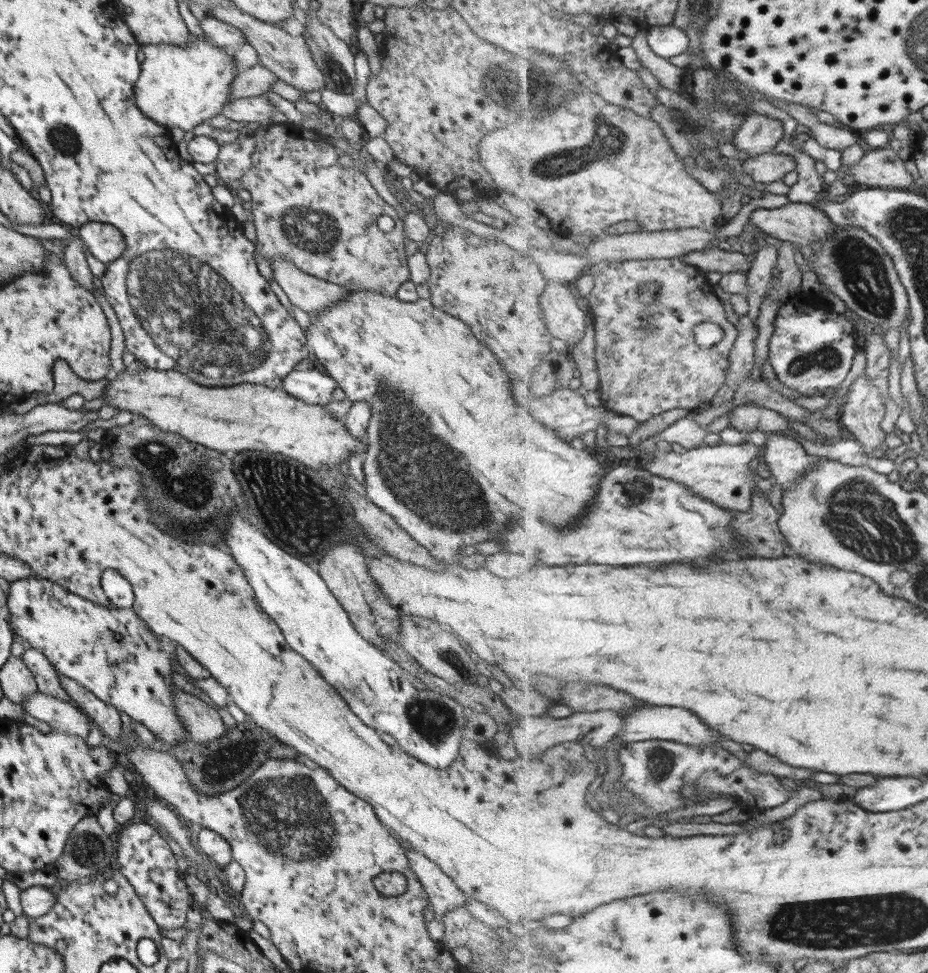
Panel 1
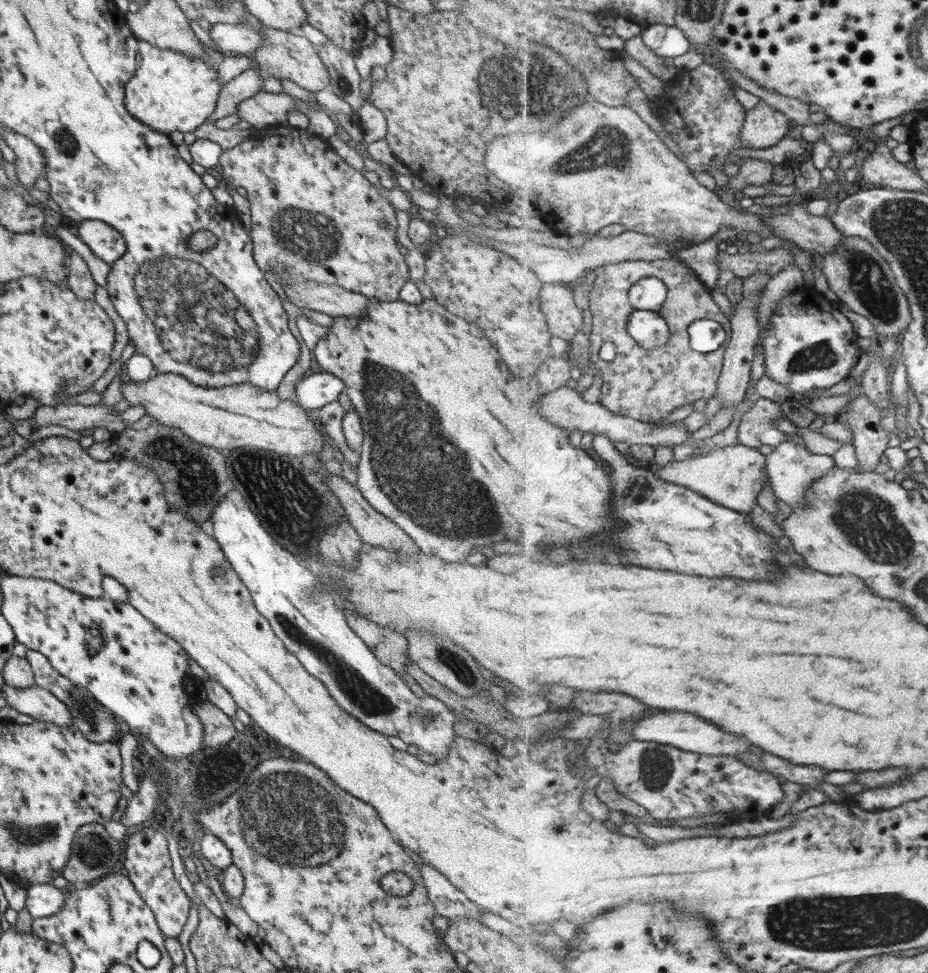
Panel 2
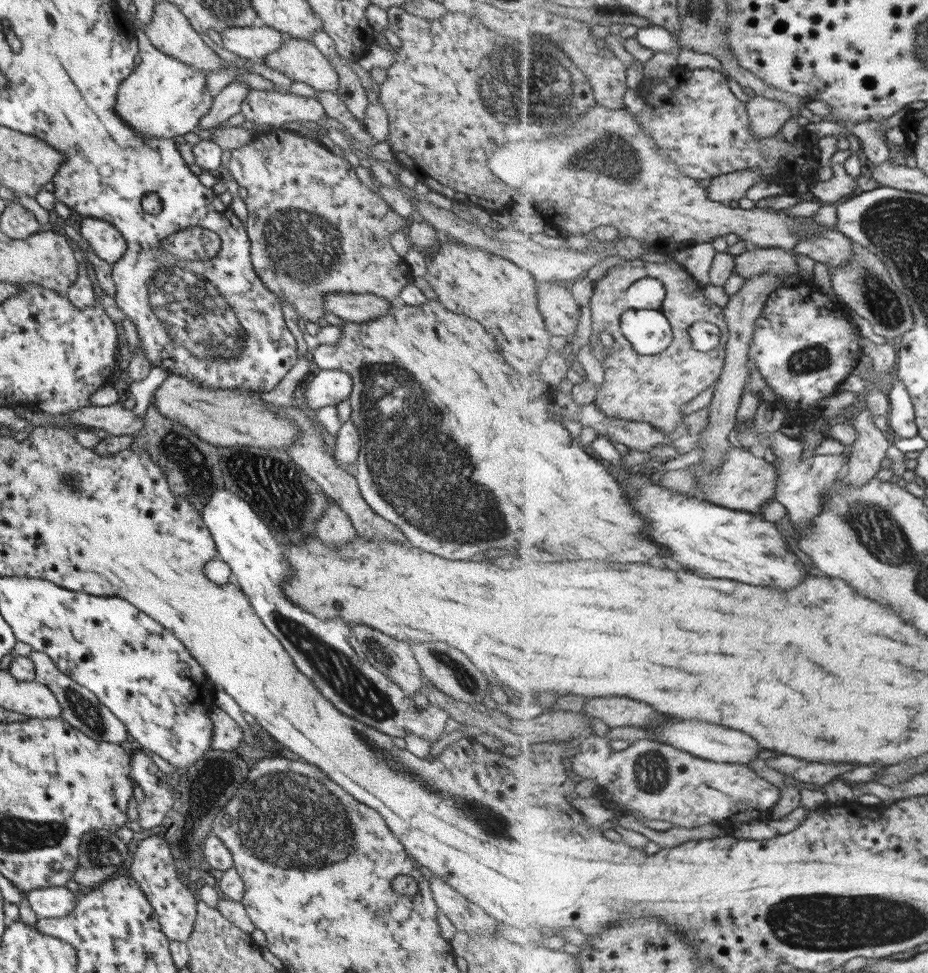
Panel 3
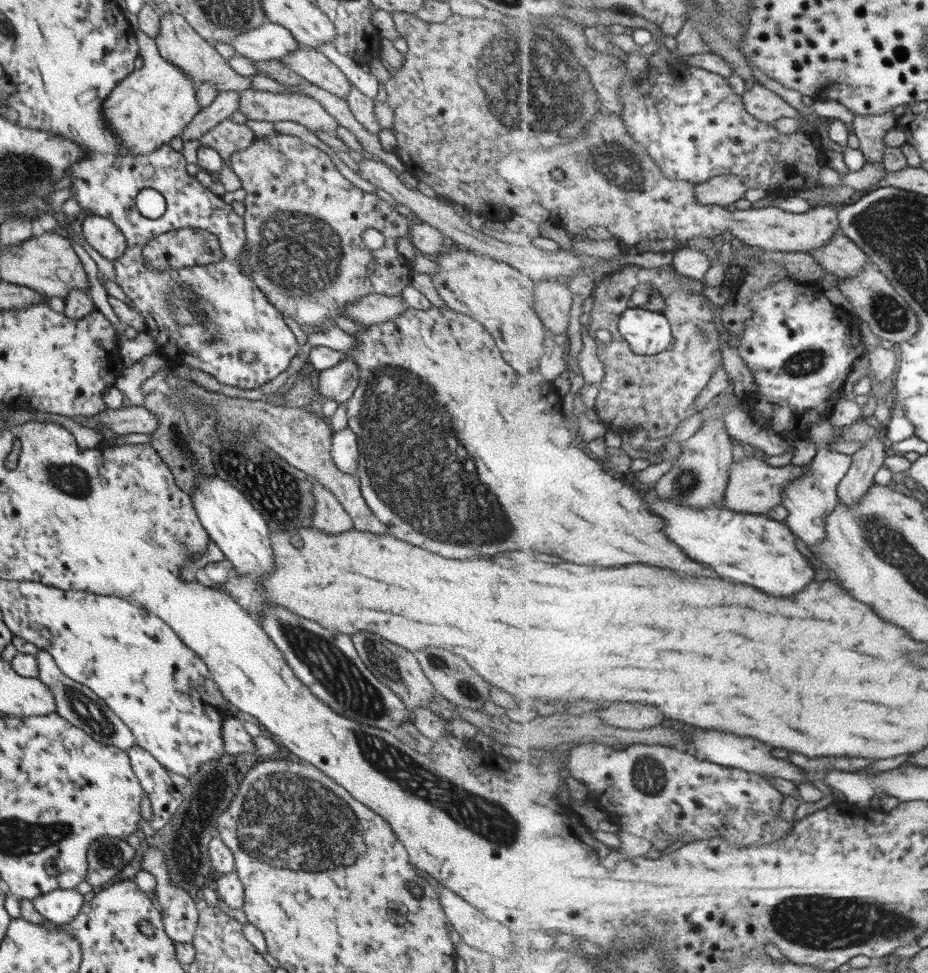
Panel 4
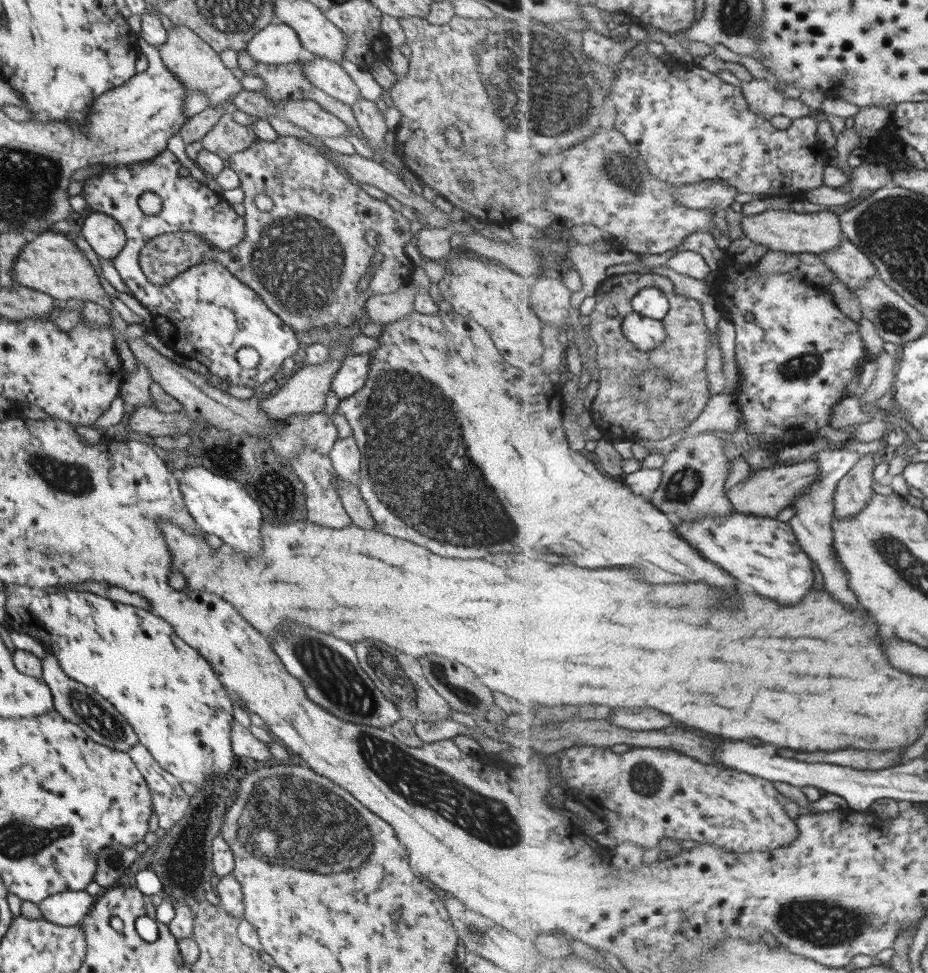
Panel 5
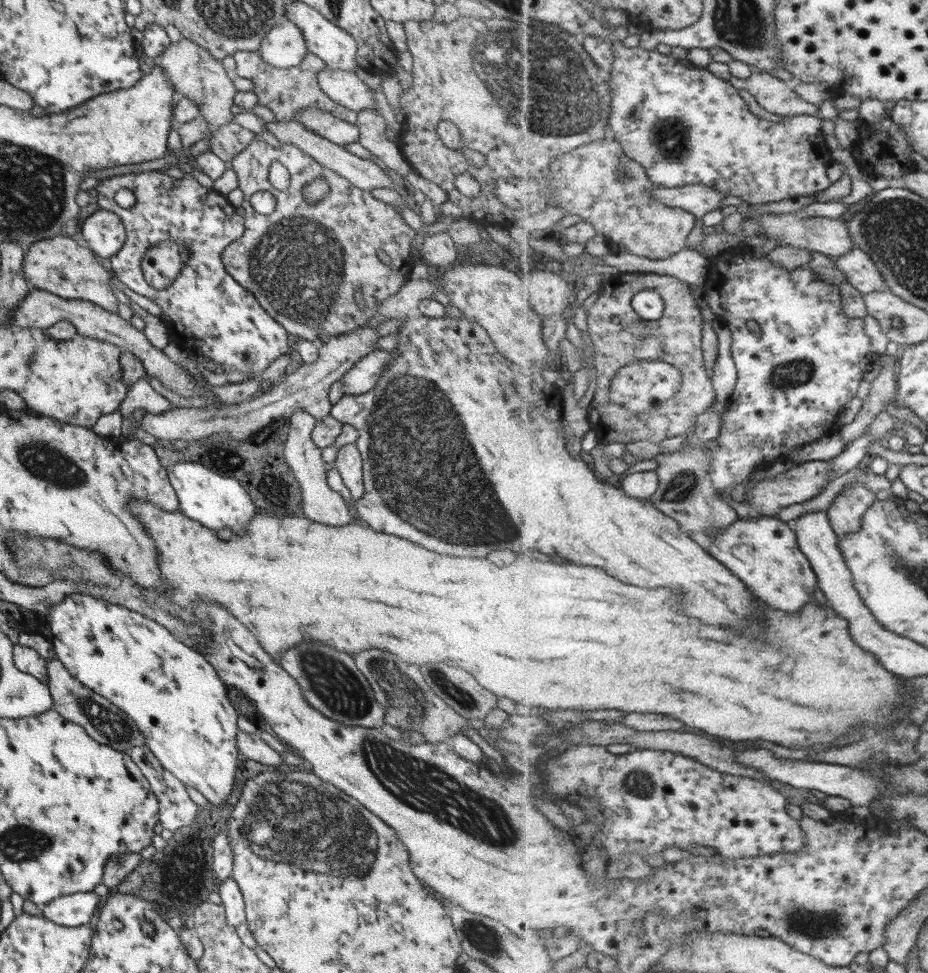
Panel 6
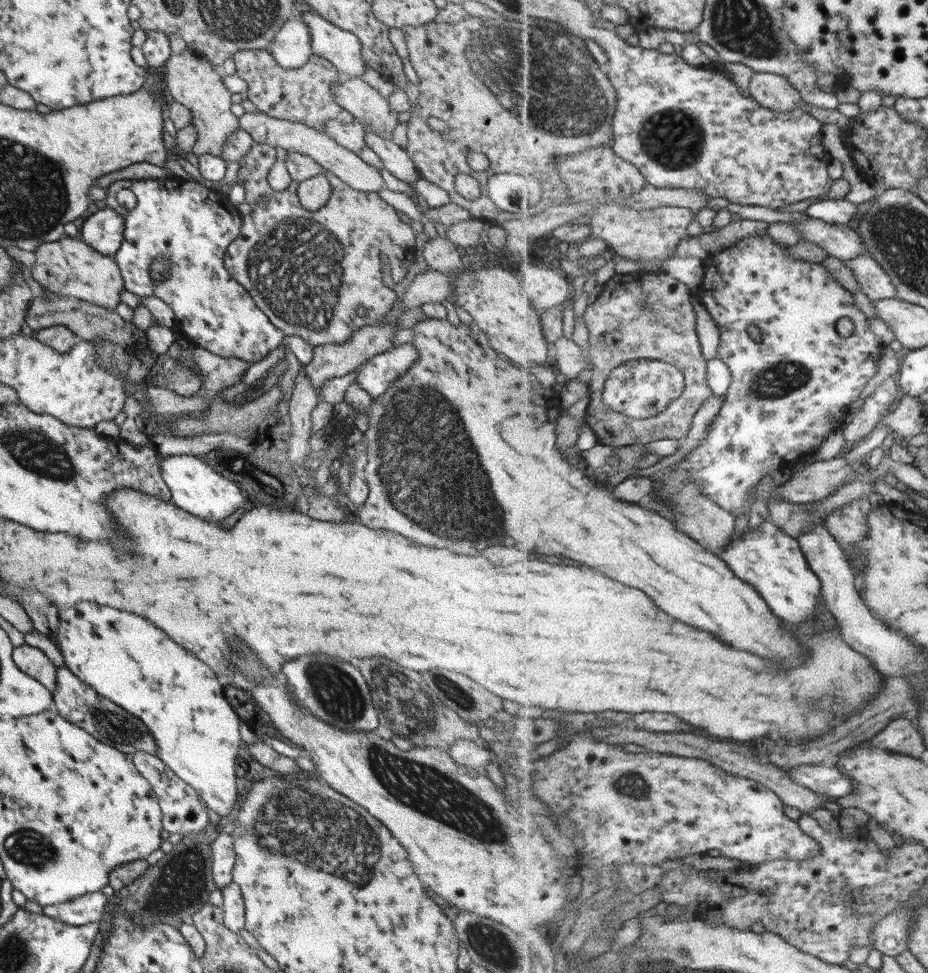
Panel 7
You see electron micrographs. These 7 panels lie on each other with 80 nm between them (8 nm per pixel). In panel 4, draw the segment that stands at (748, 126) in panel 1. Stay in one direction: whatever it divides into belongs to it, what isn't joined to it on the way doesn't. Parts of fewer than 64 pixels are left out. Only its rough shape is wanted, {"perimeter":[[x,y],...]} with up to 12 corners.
{"perimeter":[[760,83],[746,87],[748,111],[770,125],[802,118],[787,100]]}

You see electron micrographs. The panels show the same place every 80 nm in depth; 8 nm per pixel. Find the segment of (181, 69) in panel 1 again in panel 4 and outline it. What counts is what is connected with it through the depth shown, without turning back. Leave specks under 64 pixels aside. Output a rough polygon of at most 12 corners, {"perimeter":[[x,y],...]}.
{"perimeter":[[138,28],[143,61],[104,98],[127,155],[147,155],[201,110],[195,82]]}

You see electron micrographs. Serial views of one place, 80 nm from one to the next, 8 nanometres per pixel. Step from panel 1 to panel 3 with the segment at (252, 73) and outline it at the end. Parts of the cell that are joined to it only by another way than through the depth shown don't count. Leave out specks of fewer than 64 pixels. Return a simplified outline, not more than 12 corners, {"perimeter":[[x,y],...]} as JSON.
{"perimeter":[[234,81],[212,98],[193,132],[212,129],[239,113],[251,88]]}

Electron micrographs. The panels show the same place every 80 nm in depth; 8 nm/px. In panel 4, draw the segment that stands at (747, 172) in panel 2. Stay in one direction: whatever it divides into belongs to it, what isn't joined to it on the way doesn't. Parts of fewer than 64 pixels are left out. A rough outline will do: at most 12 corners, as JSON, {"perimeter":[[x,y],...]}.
{"perimeter":[[737,175],[699,183],[697,201],[726,207],[743,199],[749,187]]}

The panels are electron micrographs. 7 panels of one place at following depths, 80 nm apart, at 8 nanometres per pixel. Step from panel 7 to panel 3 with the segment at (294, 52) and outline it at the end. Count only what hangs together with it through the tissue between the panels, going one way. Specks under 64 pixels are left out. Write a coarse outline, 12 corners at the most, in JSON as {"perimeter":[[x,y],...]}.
{"perimeter":[[270,26],[228,28],[222,47],[259,62],[287,34]]}

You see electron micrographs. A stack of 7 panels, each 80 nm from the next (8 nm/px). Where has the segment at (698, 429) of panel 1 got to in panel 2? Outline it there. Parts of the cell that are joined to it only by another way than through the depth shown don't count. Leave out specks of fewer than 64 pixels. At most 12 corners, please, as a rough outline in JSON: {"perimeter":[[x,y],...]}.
{"perimeter":[[574,388],[543,395],[545,418],[569,432],[627,445],[673,448],[692,433],[682,421],[650,428],[585,402]]}

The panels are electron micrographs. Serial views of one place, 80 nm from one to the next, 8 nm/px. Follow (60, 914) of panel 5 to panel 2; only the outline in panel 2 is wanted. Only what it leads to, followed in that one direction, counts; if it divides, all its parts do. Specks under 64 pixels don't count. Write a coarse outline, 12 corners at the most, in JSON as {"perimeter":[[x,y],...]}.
{"perimeter":[[49,883],[26,890],[32,919],[59,912],[65,895]]}

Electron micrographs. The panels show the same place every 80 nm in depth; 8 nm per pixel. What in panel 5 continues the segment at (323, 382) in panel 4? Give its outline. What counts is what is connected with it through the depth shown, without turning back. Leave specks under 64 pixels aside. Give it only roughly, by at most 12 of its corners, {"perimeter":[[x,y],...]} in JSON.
{"perimeter":[[344,356],[329,391],[338,400],[365,384],[370,356]]}

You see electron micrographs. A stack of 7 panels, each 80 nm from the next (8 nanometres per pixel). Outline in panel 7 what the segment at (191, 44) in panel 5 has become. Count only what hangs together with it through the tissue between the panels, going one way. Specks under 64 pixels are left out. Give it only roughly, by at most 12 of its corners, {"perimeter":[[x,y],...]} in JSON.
{"perimeter":[[188,47],[164,66],[167,99],[190,112],[191,153],[221,157],[238,129],[231,92]]}

